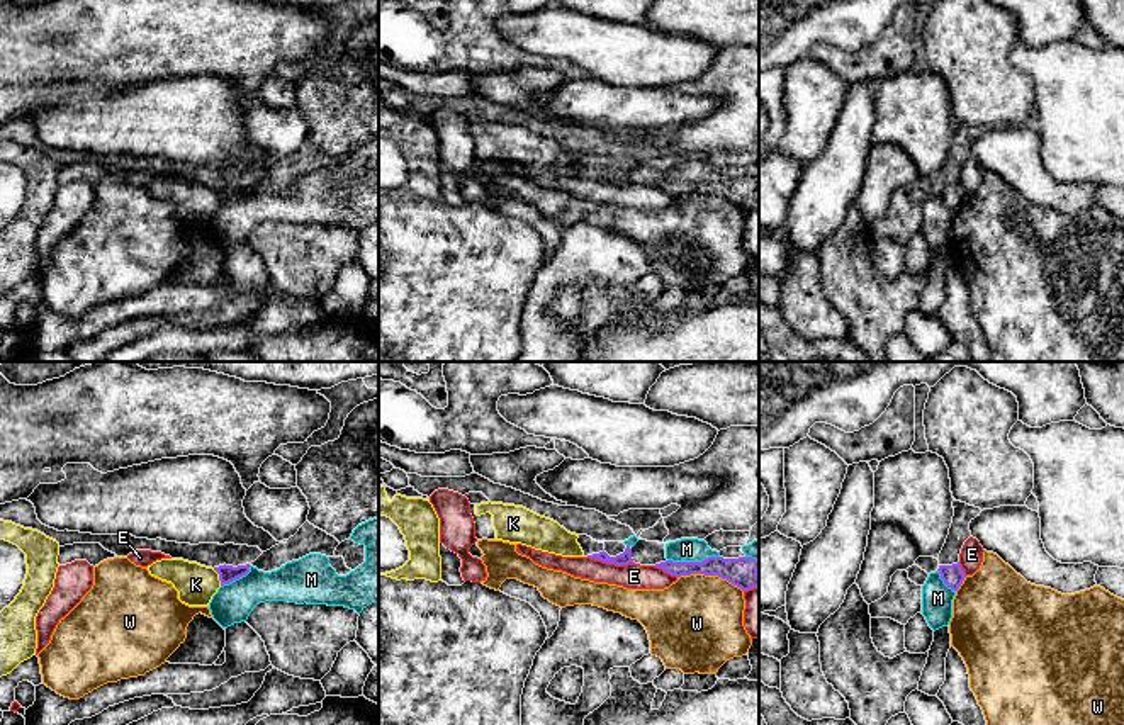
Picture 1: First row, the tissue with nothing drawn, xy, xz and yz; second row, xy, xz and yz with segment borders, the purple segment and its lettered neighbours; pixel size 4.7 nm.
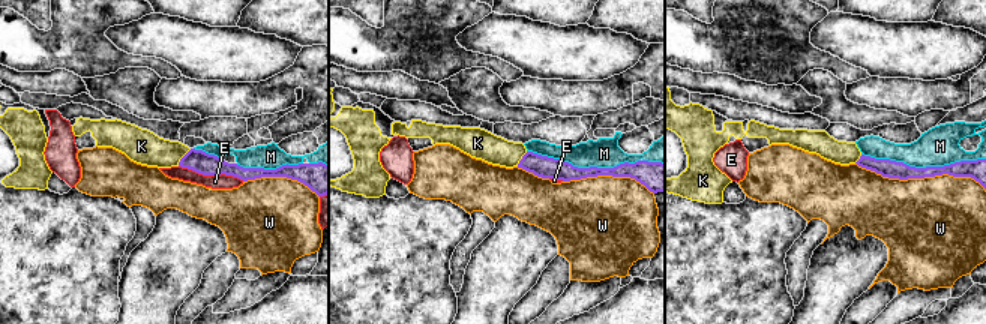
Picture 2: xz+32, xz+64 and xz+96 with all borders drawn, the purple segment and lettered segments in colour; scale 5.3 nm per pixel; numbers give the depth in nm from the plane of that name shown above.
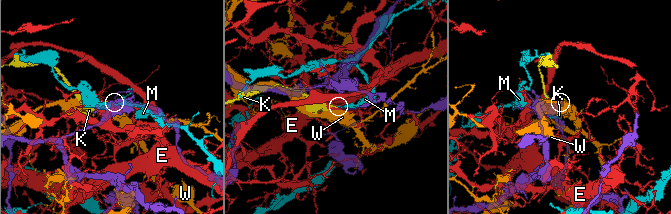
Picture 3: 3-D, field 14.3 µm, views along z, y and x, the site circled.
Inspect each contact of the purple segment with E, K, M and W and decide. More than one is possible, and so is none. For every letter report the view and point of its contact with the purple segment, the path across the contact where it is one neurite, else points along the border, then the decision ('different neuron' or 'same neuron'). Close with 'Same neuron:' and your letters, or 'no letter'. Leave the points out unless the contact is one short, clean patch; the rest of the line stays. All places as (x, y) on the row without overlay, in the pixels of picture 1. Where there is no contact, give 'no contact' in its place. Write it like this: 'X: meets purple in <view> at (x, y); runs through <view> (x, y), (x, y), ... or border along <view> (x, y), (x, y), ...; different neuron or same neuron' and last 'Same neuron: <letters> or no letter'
E: meets purple in xz at (612, 182); different neuron
K: meets purple in xy at (219, 197); border along xy (213, 189), (221, 204); different neuron
M: meets purple in xz at (693, 182); different neuron
W: meets purple in xz at (710, 194); different neuron
Same neuron: no letter

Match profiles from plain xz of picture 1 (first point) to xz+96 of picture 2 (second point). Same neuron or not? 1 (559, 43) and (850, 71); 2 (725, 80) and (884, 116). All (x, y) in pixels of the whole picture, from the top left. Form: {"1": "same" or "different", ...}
{"1": "different", "2": "different"}

